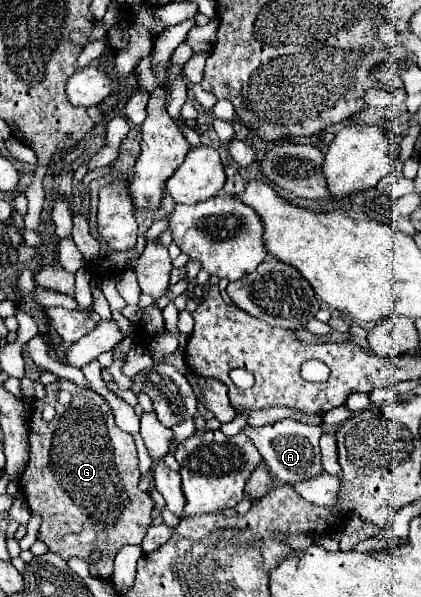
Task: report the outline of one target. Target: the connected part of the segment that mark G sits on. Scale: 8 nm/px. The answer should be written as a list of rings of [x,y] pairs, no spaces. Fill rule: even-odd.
[[[60,379],[54,383],[54,389],[60,391],[70,391],[72,401],[64,411],[60,411],[50,423],[42,419],[42,407],[54,405],[58,407],[56,397],[44,397],[38,399],[36,411],[30,417],[30,459],[28,465],[22,473],[20,491],[30,507],[32,513],[42,517],[40,529],[38,529],[38,541],[46,543],[50,551],[58,553],[62,559],[72,559],[78,557],[90,565],[90,575],[96,579],[110,579],[114,569],[114,555],[124,547],[124,545],[140,545],[148,527],[152,525],[152,509],[154,501],[148,493],[142,493],[138,489],[140,481],[140,471],[138,471],[138,457],[136,457],[136,445],[130,433],[124,433],[116,427],[114,423],[114,413],[100,397],[98,393],[78,387],[72,381]],[[94,551],[100,551],[100,559],[92,561],[90,555]]]

